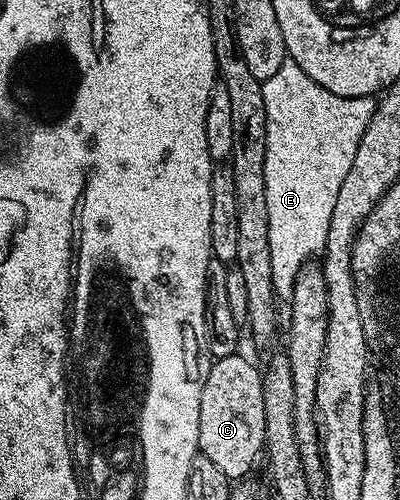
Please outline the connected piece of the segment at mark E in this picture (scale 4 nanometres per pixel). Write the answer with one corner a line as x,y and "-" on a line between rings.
286,61
279,65
279,69
271,77
267,77
261,84
263,89
263,109
267,117
265,126
265,160
263,161
263,185
267,189
267,245
271,245
271,281
273,282
273,292
276,298
281,301
288,300
293,294
293,286
299,277
301,270
310,262
312,255
320,256
325,250
327,241
327,229
331,225
331,213
335,213
335,200
339,197
339,188
343,186
343,180
347,177
351,165
355,161
355,153
359,149
359,141
363,141
363,133
367,125
373,119
373,114
377,108
377,99
374,96
367,97
339,97
323,85
311,81
303,69
292,61

